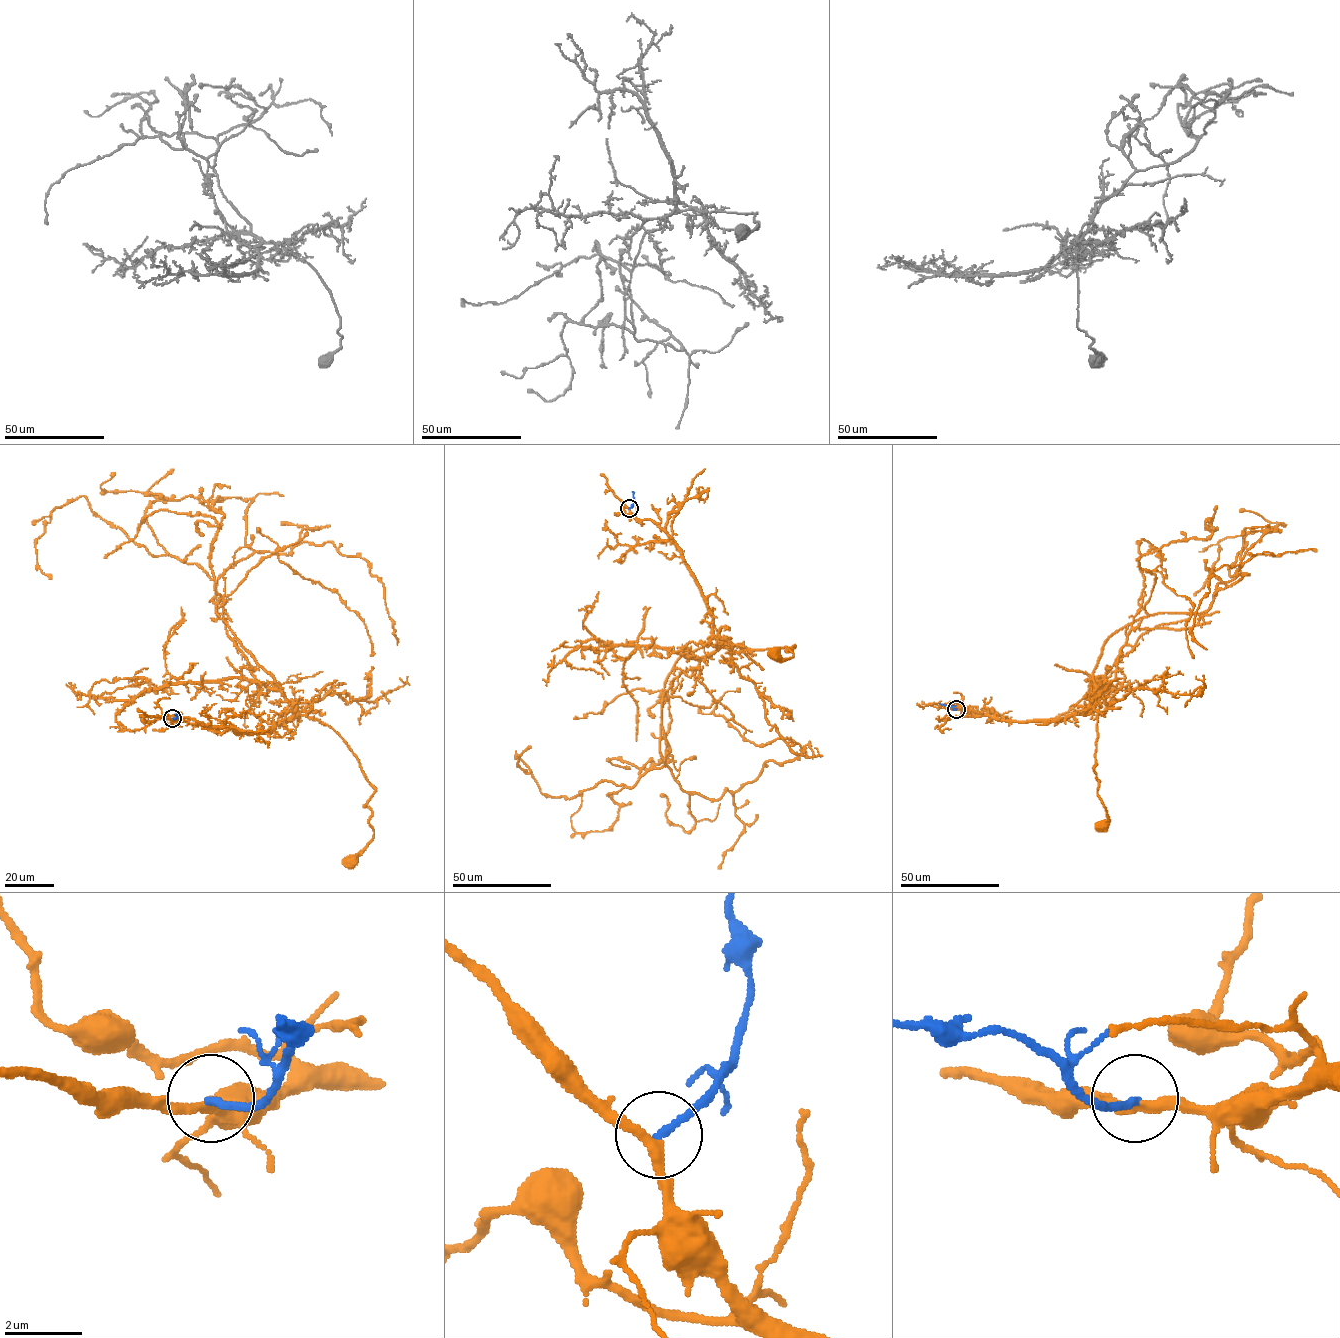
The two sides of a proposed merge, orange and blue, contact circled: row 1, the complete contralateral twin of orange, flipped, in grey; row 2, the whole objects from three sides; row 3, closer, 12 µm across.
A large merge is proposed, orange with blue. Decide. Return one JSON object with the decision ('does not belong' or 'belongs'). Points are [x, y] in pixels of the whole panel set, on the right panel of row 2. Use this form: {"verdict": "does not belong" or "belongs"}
{"verdict": "belongs"}

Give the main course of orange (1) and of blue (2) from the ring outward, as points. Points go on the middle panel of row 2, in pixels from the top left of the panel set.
1: (629, 508), (675, 543), (711, 616), (712, 635), (750, 649), (794, 645), (784, 660), (774, 651)
2: (629, 508), (634, 502), (632, 491)

